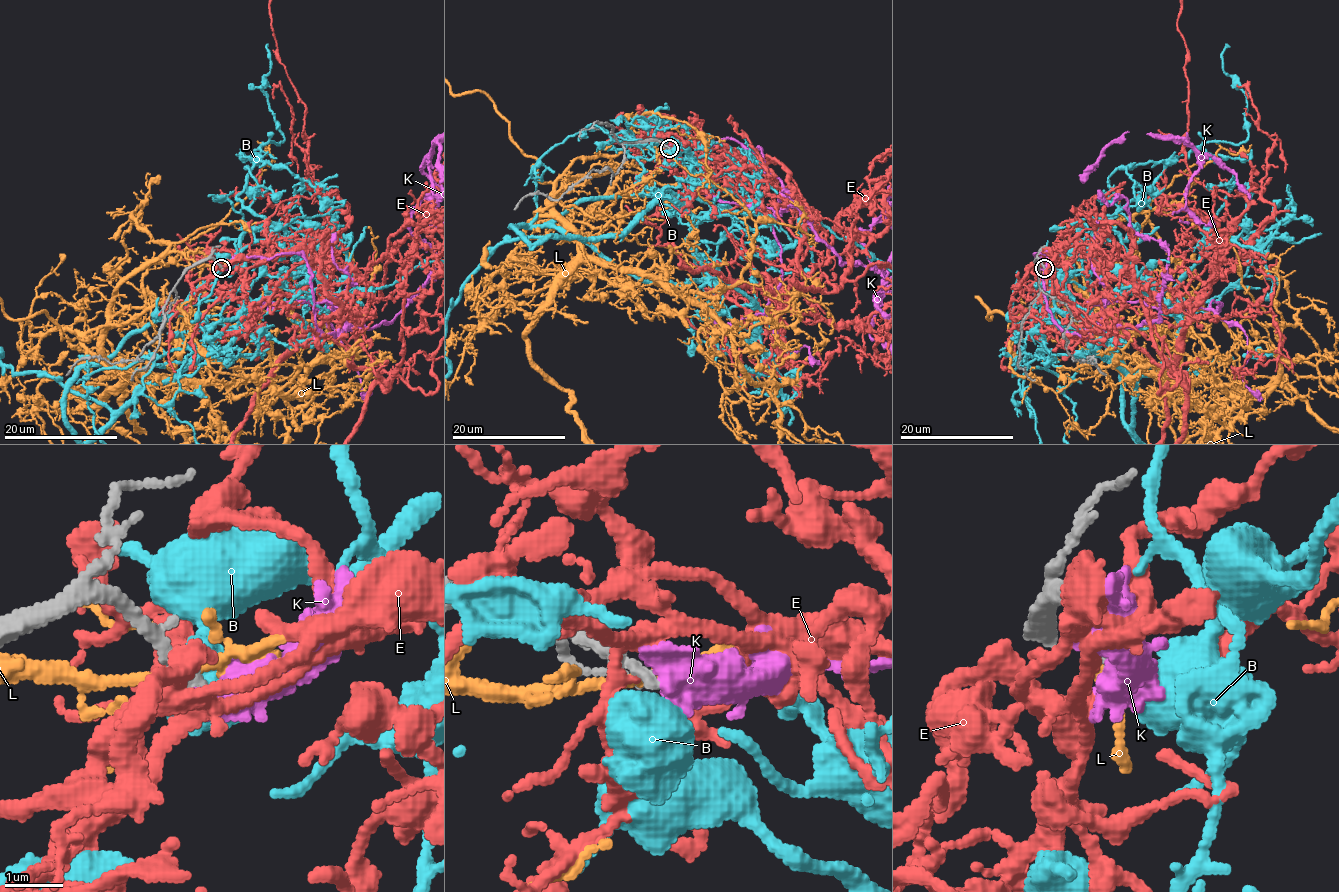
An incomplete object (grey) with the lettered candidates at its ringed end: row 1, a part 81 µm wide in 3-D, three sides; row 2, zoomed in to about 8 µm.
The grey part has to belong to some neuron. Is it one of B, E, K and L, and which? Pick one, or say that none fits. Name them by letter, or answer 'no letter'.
no letter

